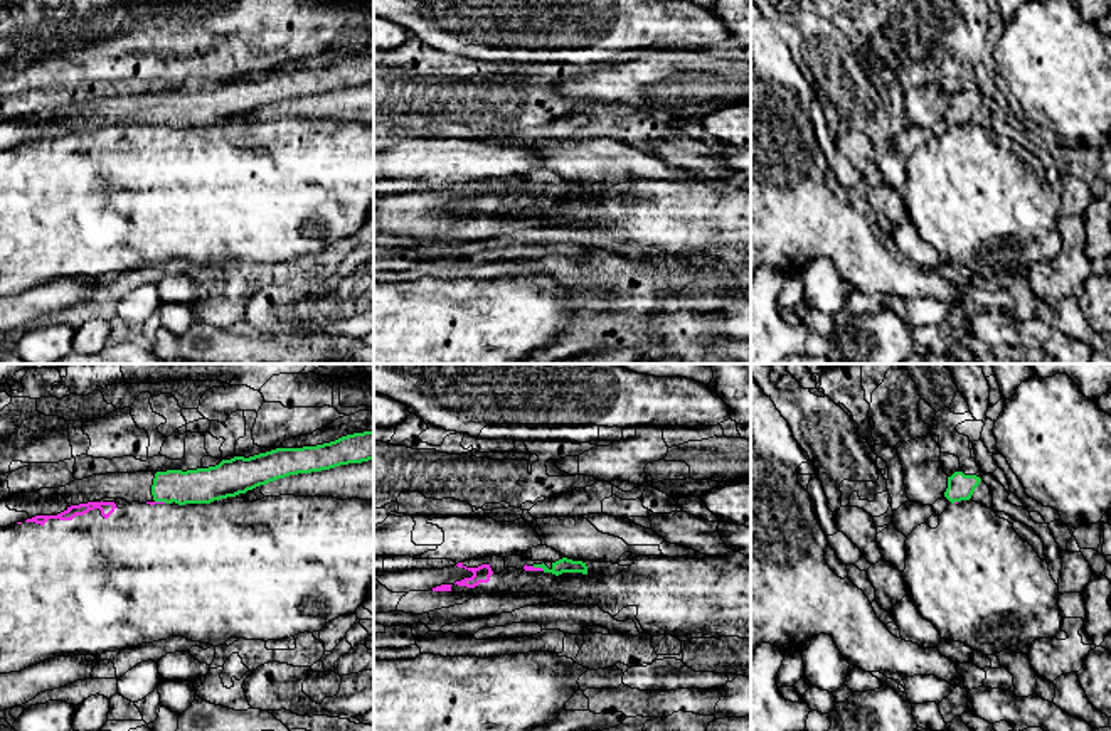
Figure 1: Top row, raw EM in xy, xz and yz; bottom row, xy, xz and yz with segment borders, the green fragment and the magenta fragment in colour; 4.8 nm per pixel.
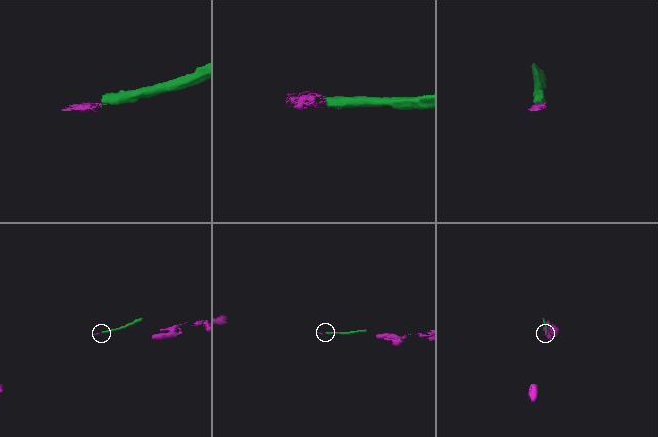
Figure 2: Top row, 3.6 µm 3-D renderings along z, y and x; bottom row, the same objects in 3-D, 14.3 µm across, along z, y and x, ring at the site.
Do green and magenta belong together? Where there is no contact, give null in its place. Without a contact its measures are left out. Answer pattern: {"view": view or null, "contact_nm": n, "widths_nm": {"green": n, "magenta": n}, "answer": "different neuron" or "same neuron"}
{"view": "xz", "contact_nm": 70, "widths_nm": {"green": 70, "magenta": 30}, "answer": "different neuron"}

